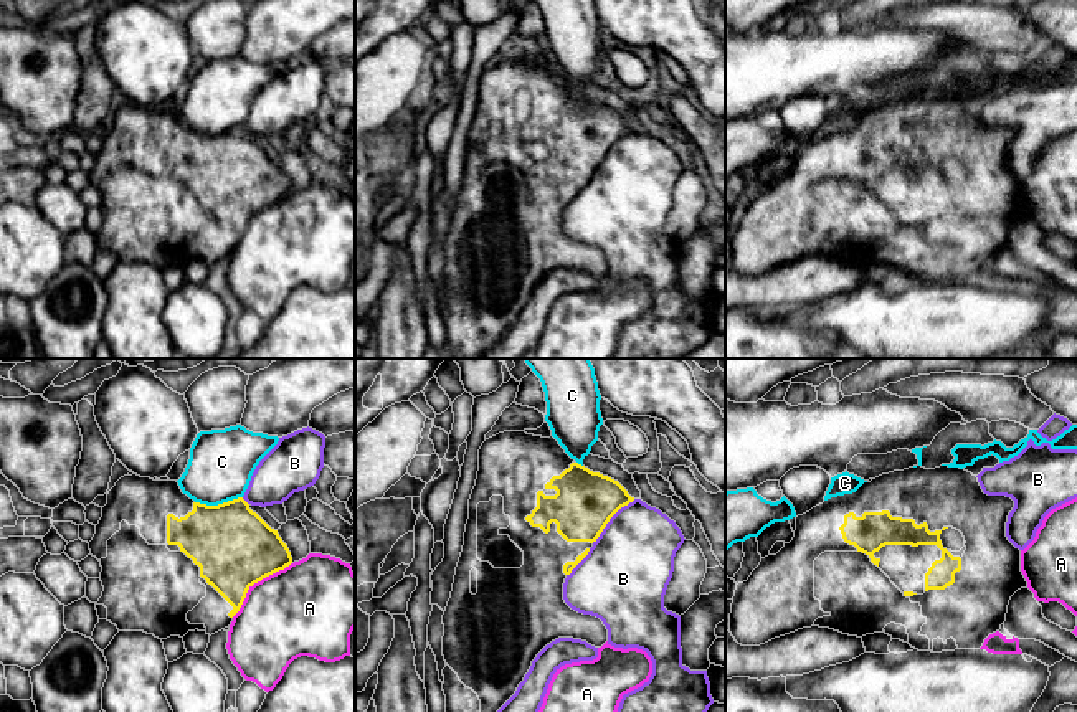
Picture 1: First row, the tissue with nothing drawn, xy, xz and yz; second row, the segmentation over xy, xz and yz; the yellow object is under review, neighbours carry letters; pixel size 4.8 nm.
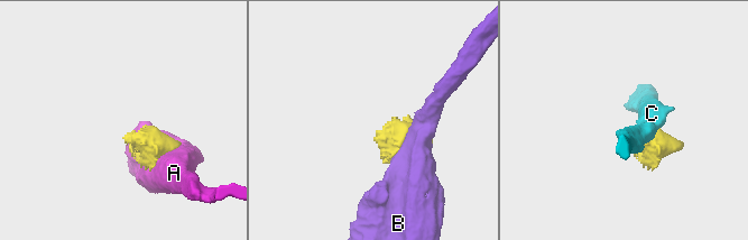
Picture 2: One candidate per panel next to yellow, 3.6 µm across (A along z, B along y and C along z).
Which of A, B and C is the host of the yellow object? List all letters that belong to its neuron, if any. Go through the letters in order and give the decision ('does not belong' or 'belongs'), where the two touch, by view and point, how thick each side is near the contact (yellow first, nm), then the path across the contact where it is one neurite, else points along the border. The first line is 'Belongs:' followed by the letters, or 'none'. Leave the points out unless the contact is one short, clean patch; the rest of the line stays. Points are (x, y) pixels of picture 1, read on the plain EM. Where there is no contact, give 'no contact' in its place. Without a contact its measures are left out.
Belongs: none
A: does not belong | xy (256, 212) | 380/440 nm
B: does not belong | xz (610, 147) | 300/400 nm
C: does not belong | xy (218, 134) | 380/320 nm

